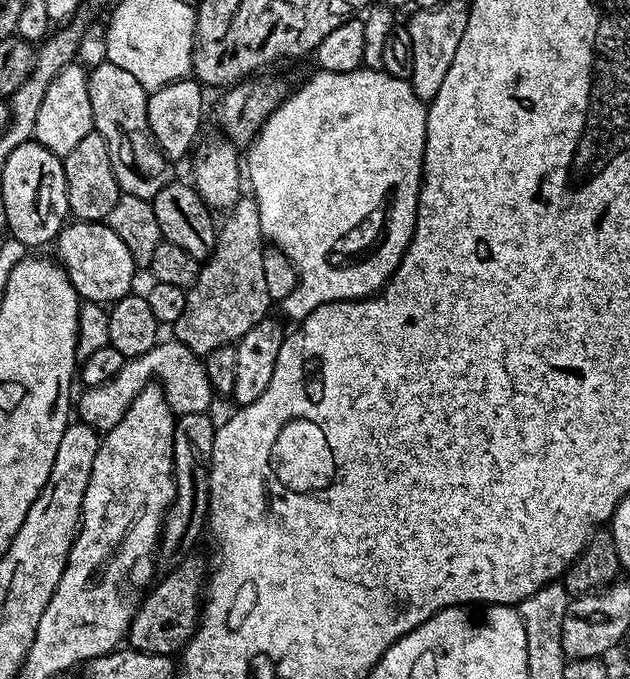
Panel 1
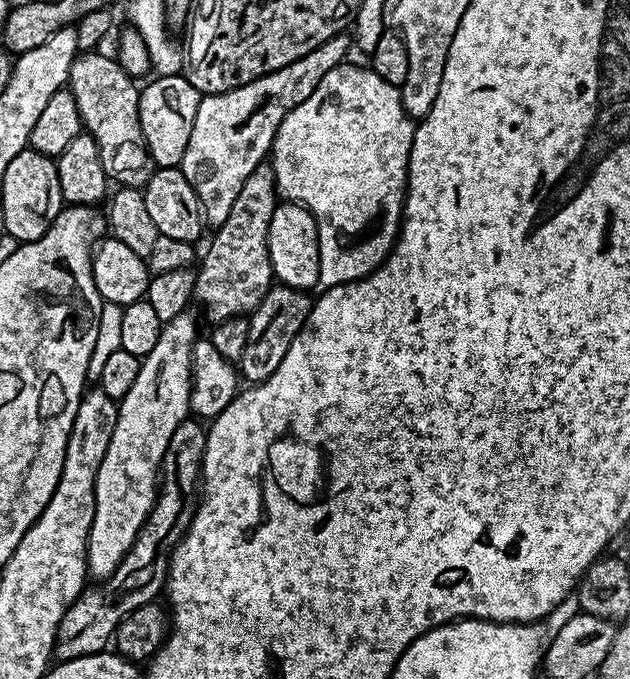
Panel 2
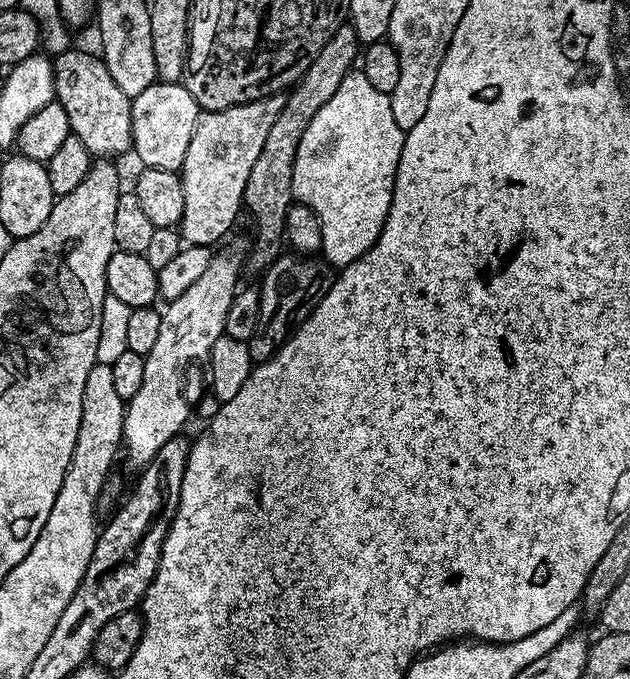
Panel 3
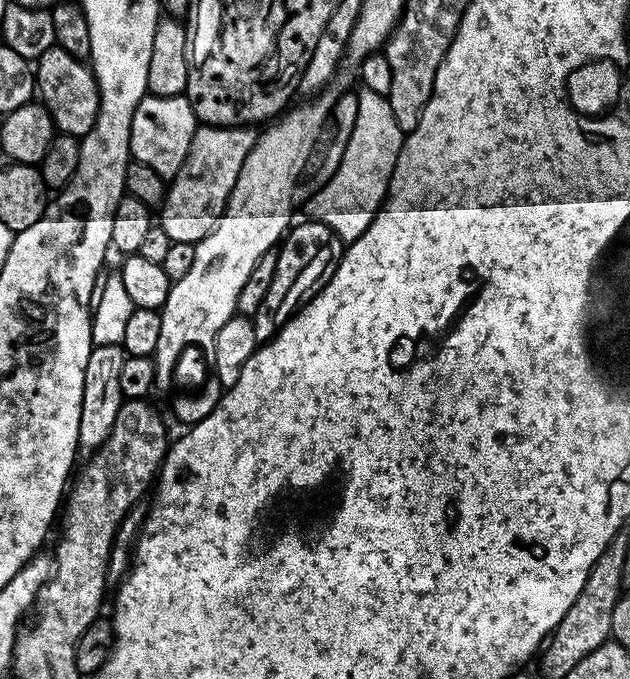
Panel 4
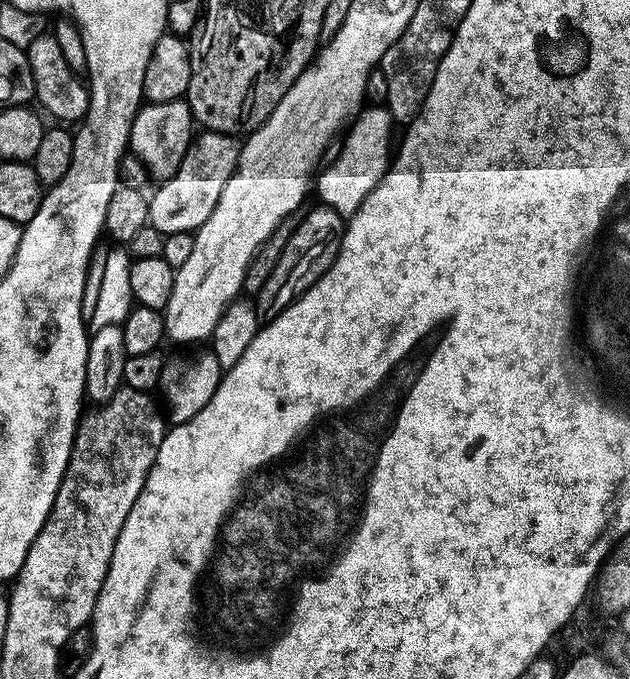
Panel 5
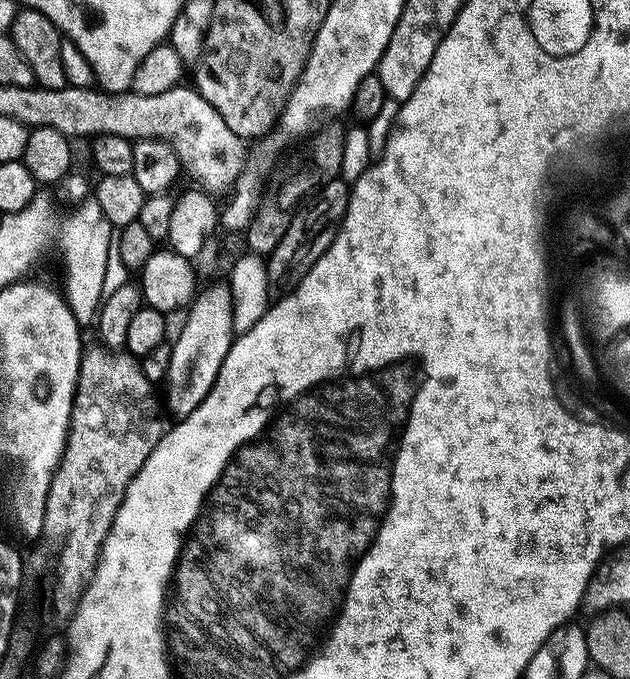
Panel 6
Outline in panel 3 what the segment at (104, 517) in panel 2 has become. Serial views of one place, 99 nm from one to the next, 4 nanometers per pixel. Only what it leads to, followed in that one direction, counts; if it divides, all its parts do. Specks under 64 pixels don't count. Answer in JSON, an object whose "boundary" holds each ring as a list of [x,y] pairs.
{"boundary":[[[216,256],[212,261],[209,262],[205,268],[201,267],[198,271],[198,282],[193,284],[188,284],[185,287],[185,292],[181,296],[176,296],[168,304],[168,309],[165,307],[162,312],[162,326],[158,333],[158,339],[154,341],[154,347],[150,349],[150,354],[144,357],[146,362],[146,370],[142,374],[142,387],[138,390],[138,394],[134,394],[134,398],[127,401],[126,407],[124,409],[124,442],[122,445],[123,451],[126,453],[128,451],[128,460],[130,463],[136,467],[136,470],[143,469],[144,465],[148,464],[153,458],[154,454],[158,454],[158,450],[162,450],[162,446],[166,446],[166,442],[170,442],[170,438],[181,435],[185,431],[184,423],[188,420],[188,400],[184,397],[184,371],[191,366],[192,360],[196,360],[201,356],[201,358],[207,357],[212,351],[214,342],[218,337],[224,335],[224,323],[226,322],[226,314],[230,310],[233,300],[236,299],[236,293],[238,291],[238,285],[236,283],[240,280],[240,264],[242,268],[242,260],[236,256]]]}

